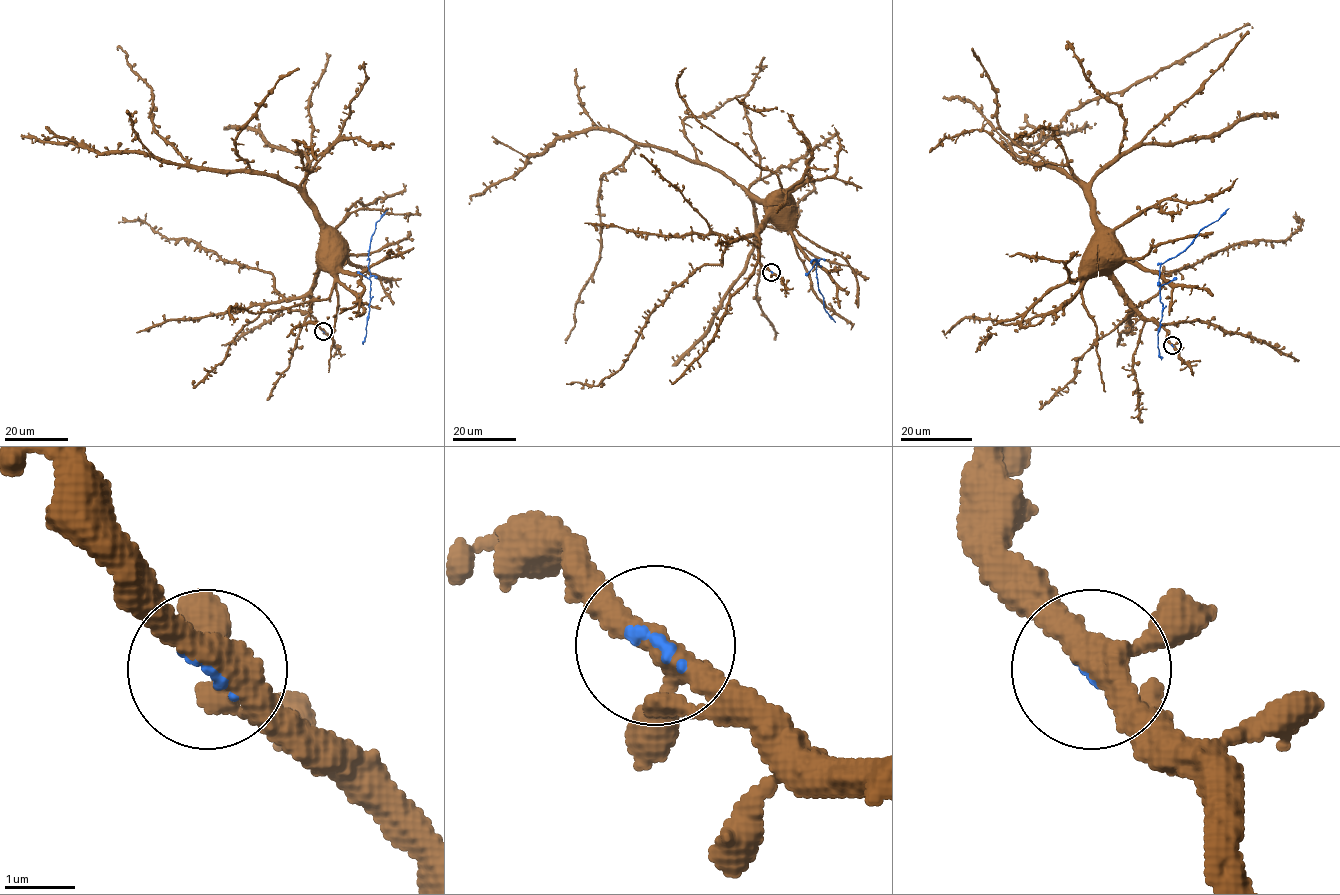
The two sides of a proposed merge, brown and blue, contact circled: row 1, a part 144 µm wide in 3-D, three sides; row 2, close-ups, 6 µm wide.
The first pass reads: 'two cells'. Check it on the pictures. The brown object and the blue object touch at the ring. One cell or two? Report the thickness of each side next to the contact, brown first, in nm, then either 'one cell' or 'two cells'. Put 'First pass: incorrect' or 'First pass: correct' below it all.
calibres 320 and 100 nm; one cell
First pass: incorrect

